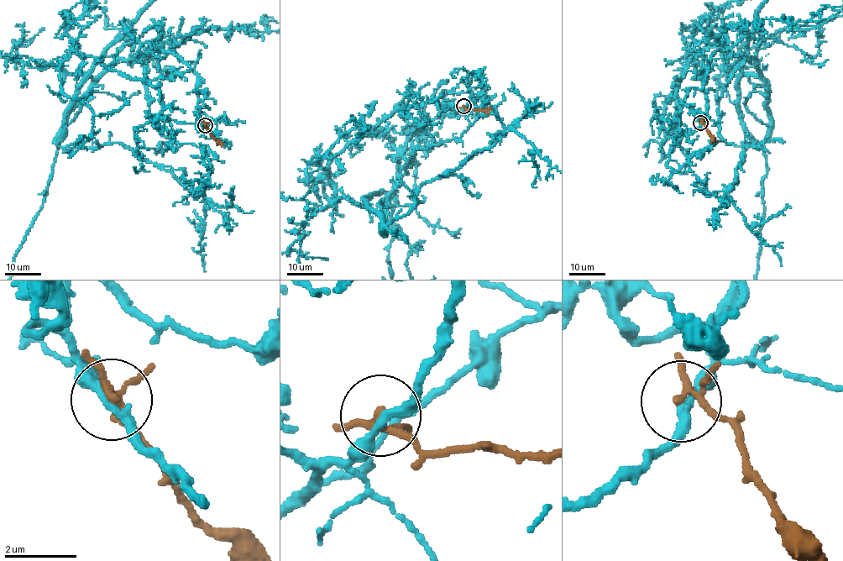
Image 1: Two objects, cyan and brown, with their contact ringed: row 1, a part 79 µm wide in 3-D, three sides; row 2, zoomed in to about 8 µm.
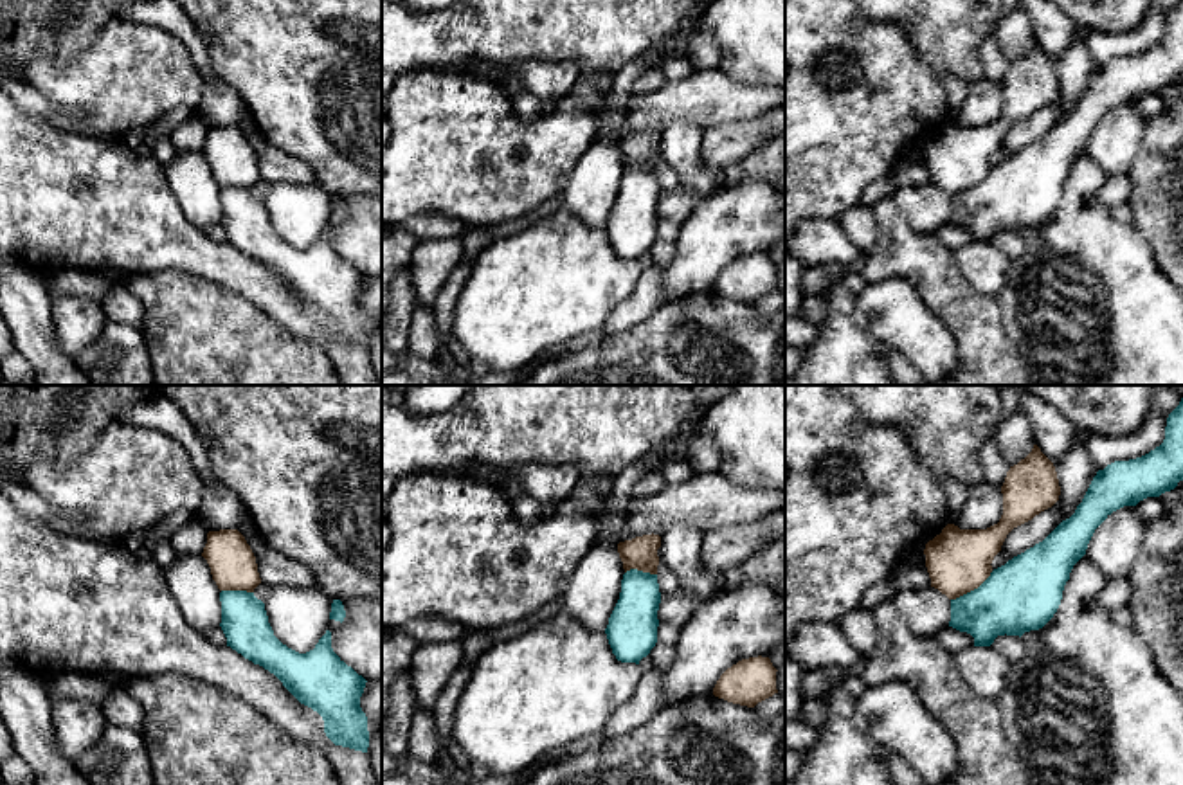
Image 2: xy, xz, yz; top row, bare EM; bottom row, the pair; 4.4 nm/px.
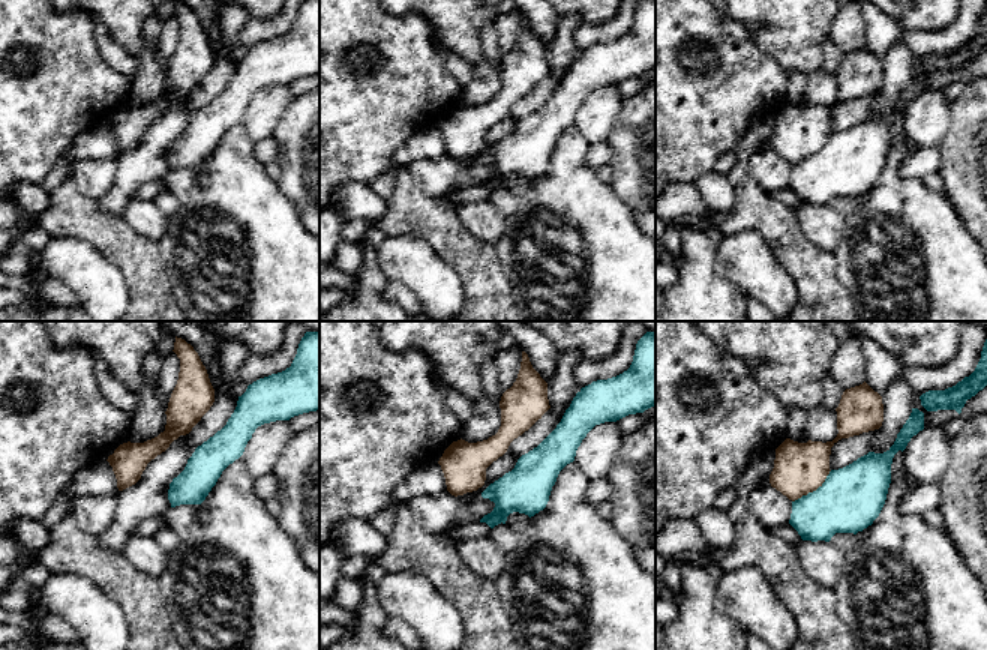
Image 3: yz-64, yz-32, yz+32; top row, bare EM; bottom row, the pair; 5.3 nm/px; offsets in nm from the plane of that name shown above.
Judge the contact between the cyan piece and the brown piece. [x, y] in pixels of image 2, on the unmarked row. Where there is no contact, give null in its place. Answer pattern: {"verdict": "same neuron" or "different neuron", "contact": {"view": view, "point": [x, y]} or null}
{"verdict": "different neuron", "contact": {"view": "yz", "point": [971, 188]}}

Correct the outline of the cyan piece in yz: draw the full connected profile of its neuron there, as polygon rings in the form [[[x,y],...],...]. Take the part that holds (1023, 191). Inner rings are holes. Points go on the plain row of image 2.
[[[1183,0],[1167,14],[1165,36],[1149,50],[1115,58],[1093,74],[1075,110],[1043,139],[994,166],[974,187],[951,196],[949,223],[990,243],[998,232],[1043,225],[1057,209],[1073,162],[1095,126],[1116,106],[1160,94],[1183,77]]]

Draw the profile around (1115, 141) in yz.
[[[1124,103],[1095,126],[1086,155],[1089,155],[1107,175],[1129,173],[1143,137],[1145,119],[1134,103]]]

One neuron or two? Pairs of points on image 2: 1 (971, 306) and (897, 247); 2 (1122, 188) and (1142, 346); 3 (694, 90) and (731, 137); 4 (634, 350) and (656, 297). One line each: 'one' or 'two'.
1: one
2: two
3: two
4: two

